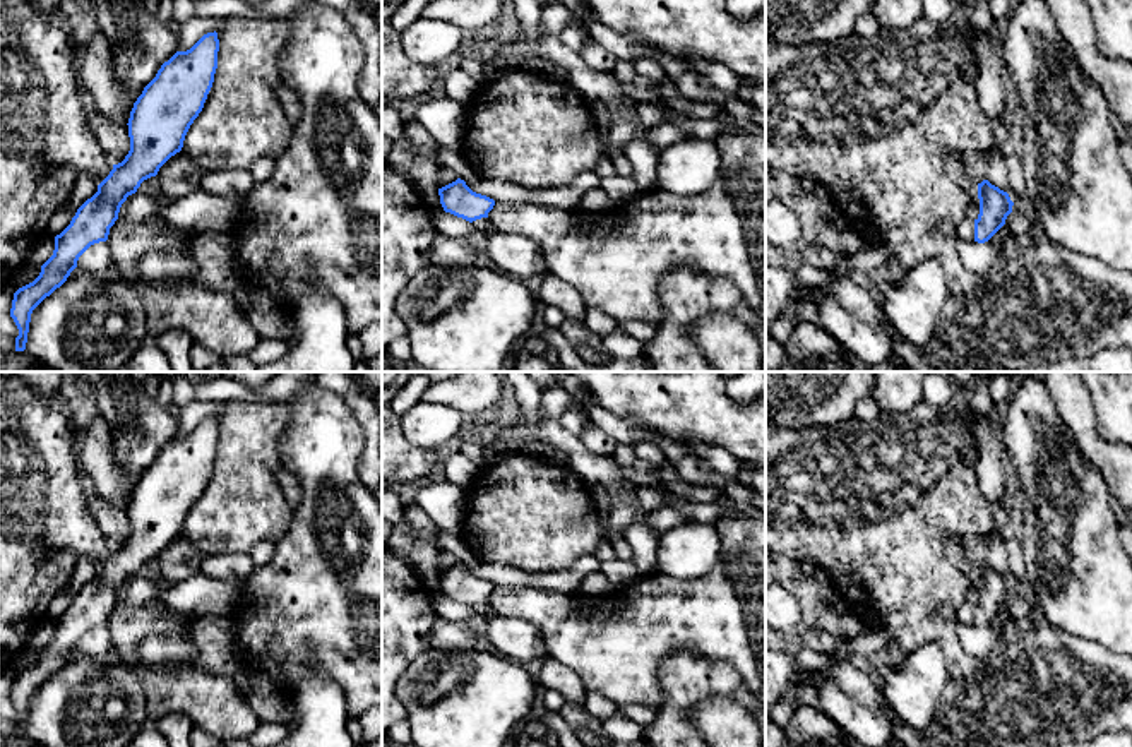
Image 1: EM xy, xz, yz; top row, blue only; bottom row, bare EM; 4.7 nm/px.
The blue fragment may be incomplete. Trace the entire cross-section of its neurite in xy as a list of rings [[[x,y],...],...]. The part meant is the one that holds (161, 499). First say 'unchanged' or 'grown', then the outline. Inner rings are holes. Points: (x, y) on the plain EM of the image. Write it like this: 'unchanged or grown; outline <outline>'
unchanged; outline [[[207,416],[190,433],[176,435],[164,445],[144,471],[127,507],[128,538],[113,548],[110,559],[98,569],[98,576],[55,620],[53,639],[41,649],[39,660],[14,677],[10,701],[19,713],[15,735],[26,733],[33,694],[67,665],[91,629],[108,624],[127,581],[182,535],[185,519],[212,471],[217,435],[217,416]]]

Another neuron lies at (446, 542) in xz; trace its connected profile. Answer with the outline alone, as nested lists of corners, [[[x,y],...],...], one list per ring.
[[[444,529],[435,531],[435,543],[442,552],[452,553],[461,564],[478,565],[481,562],[461,538]]]

